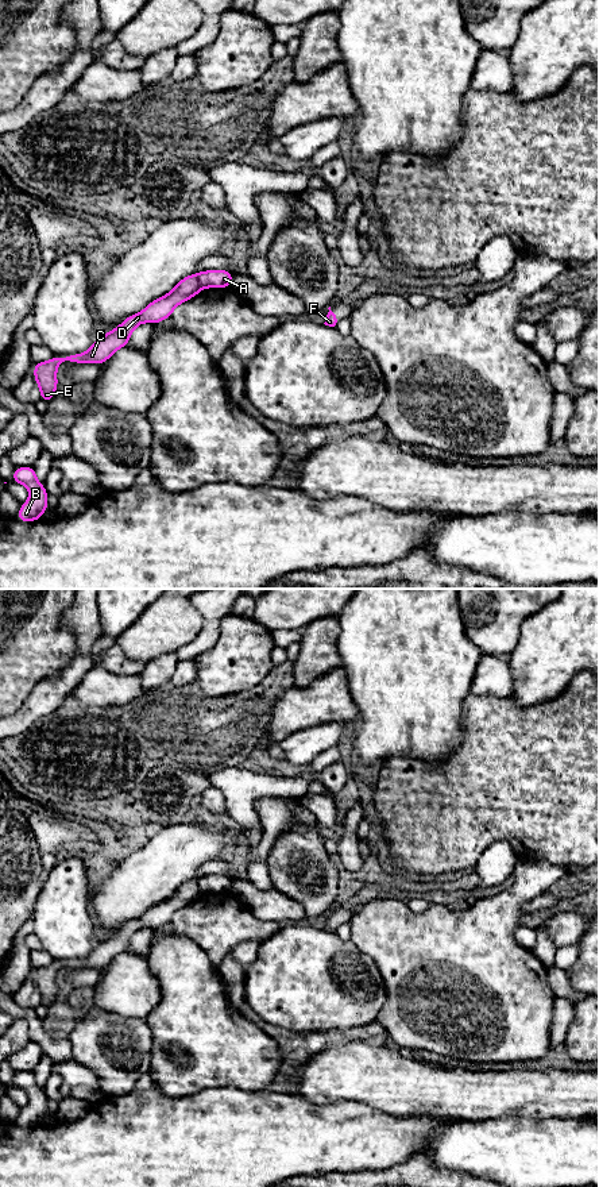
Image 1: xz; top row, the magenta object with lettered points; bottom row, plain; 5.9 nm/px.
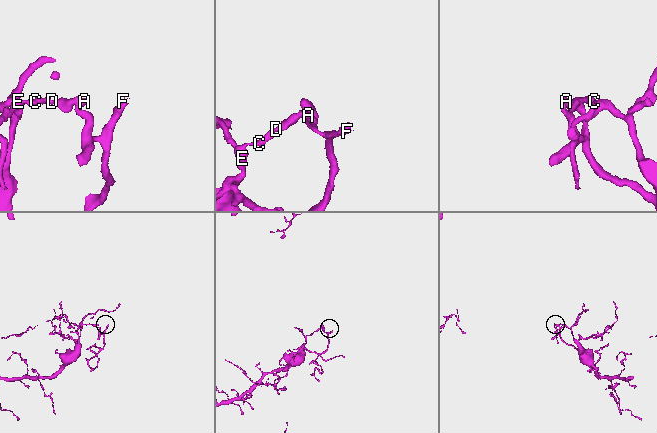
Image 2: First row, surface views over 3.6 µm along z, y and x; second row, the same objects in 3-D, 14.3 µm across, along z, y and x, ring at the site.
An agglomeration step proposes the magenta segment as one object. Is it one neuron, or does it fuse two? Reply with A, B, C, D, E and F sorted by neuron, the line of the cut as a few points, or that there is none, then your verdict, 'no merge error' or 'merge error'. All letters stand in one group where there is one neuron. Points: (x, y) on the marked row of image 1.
A F / B C D E | xz (196, 274), (197, 282), (203, 288) | merge error

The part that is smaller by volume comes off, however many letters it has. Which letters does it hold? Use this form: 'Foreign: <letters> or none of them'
Foreign: A, F

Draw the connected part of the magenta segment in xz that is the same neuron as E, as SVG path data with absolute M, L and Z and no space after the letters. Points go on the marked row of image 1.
M197 274L182 278L166 296L151 301L140 313L128 316L119 327L94 340L93 346L82 354L54 357L47 362L38 362L34 366L34 377L40 389L40 400L49 402L57 390L57 367L61 362L98 363L103 365L111 355L125 347L131 332L142 323L156 324L171 317L177 305L188 301L201 292Z

